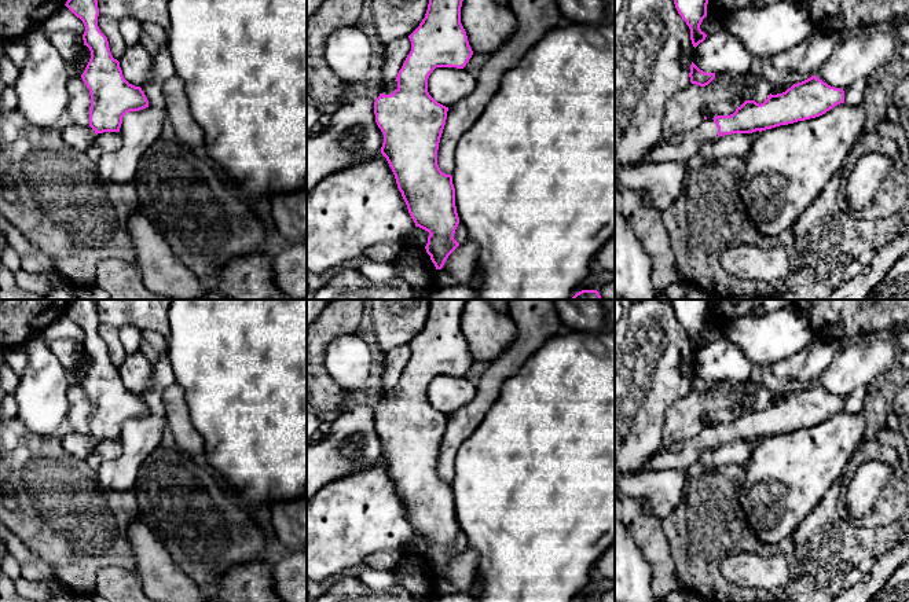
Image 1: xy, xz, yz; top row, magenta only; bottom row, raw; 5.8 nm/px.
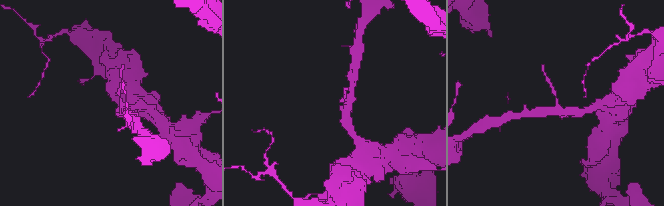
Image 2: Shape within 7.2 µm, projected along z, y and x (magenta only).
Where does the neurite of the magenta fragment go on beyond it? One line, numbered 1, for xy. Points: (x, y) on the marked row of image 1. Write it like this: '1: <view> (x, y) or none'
1: xy (77, 136)

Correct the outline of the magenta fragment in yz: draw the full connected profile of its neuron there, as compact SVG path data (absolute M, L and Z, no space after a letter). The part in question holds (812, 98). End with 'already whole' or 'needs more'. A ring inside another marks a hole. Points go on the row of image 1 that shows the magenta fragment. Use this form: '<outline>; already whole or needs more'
M815 76L793 84L782 93L769 95L763 103L745 100L730 115L704 120L685 135L661 139L644 159L645 164L688 161L712 139L732 133L752 133L820 117L844 103L844 91Z; needs more

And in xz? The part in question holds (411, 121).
M429 0L425 18L408 36L411 51L397 77L380 88L381 93L374 102L375 122L384 133L381 154L395 175L415 227L430 234L425 249L436 269L441 269L448 256L459 246L454 239L459 217L452 176L443 173L437 165L437 150L448 107L429 95L428 78L436 67L463 69L473 55L461 23L462 1Z; needs more

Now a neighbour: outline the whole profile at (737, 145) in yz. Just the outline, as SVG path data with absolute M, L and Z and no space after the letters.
M756 131L752 133L732 133L719 136L716 139L705 142L700 147L699 154L711 161L732 157L745 158L759 133L760 132Z

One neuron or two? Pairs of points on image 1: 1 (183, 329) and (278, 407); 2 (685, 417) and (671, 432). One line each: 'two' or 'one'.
1: one
2: one

